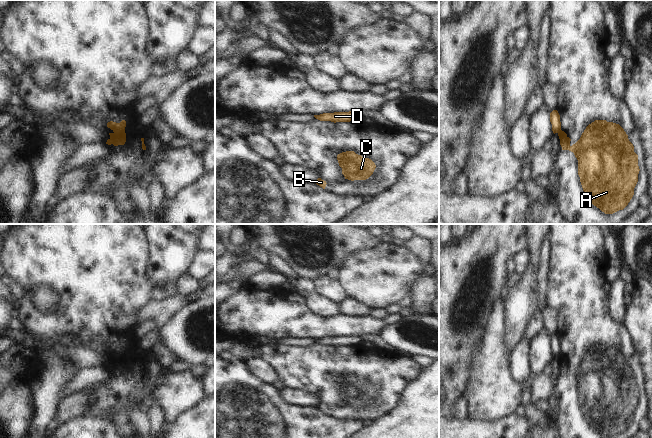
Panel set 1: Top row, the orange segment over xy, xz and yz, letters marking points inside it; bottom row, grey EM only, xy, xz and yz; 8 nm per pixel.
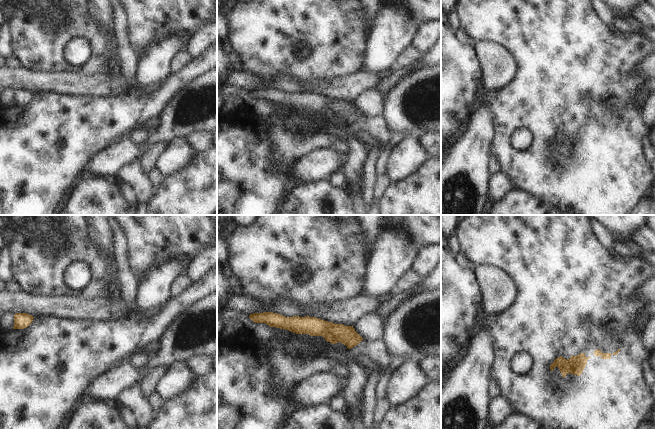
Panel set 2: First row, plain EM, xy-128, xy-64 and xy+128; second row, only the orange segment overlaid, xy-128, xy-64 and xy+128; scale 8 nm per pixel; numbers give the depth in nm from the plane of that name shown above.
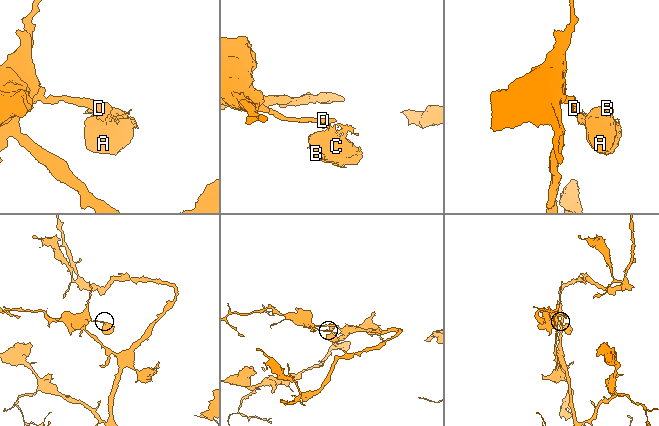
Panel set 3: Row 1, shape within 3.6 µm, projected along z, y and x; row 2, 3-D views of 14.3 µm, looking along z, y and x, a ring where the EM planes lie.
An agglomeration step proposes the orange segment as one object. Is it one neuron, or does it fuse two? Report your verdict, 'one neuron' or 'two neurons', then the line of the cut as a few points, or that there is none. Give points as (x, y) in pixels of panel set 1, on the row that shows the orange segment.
two neurons; cut in xy along (112, 129), (116, 124), (124, 129)

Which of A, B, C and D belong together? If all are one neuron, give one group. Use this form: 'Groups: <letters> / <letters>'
Groups: A B C / D.

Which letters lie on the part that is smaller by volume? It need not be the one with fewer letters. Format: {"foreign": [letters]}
{"foreign": ["A", "B", "C"]}

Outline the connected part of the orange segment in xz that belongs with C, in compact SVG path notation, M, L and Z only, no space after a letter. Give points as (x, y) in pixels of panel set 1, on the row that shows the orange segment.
M346 151L337 155L339 166L345 179L366 180L374 172L376 165L369 159L356 154L354 151Z

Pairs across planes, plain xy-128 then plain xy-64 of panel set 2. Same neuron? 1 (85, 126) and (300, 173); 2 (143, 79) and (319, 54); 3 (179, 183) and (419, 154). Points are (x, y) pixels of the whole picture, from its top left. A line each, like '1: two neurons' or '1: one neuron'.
1: two neurons
2: two neurons
3: two neurons

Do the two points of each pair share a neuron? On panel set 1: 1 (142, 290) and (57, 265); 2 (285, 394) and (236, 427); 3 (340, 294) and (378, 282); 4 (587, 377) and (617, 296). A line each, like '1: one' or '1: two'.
1: one
2: two
3: two
4: two

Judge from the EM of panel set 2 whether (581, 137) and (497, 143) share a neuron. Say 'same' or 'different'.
same

